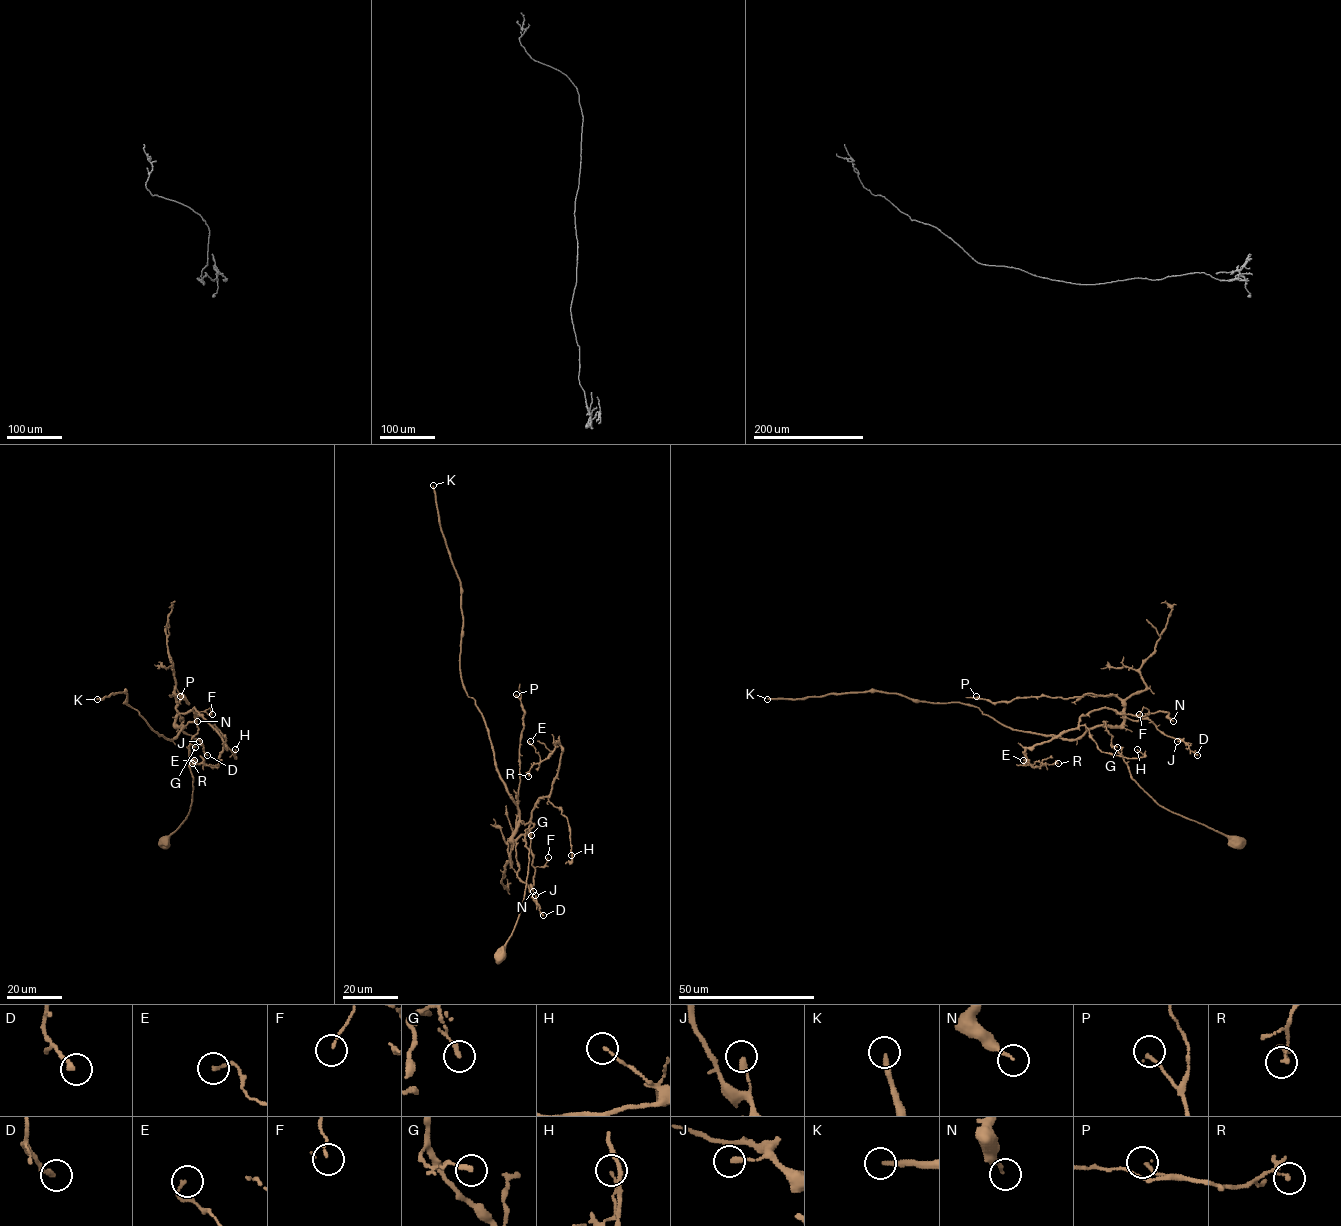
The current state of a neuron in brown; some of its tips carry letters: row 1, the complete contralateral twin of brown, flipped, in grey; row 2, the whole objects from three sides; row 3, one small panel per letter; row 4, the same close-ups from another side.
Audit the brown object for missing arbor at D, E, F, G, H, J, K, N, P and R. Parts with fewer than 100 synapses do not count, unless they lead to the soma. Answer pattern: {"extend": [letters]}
{"extend": ["K"]}

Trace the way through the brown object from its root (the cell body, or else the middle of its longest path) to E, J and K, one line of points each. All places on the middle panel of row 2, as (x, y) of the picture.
E: (499, 956), (534, 824), (521, 820), (510, 838), (528, 830), (561, 758), (556, 743), (541, 760), (530, 741)
J: (499, 956), (524, 897), (525, 831), (534, 824), (521, 820), (510, 838), (517, 876), (535, 895)
K: (499, 956), (524, 897), (525, 831), (534, 824), (520, 820), (484, 717), (462, 683), (461, 583), (433, 485)

